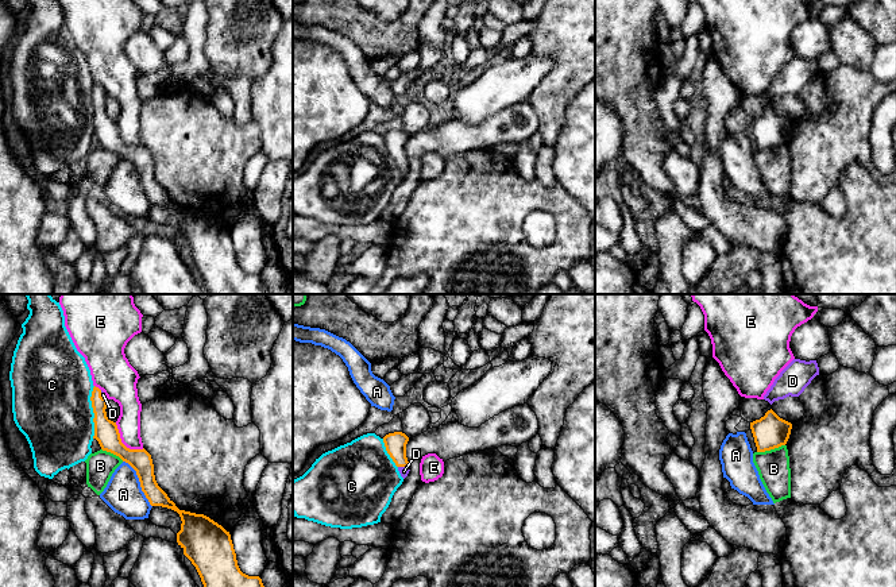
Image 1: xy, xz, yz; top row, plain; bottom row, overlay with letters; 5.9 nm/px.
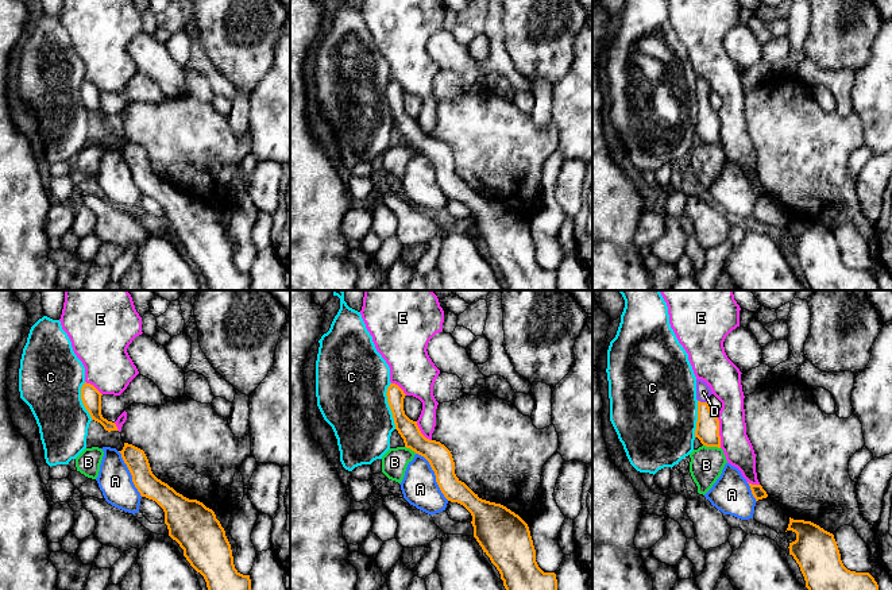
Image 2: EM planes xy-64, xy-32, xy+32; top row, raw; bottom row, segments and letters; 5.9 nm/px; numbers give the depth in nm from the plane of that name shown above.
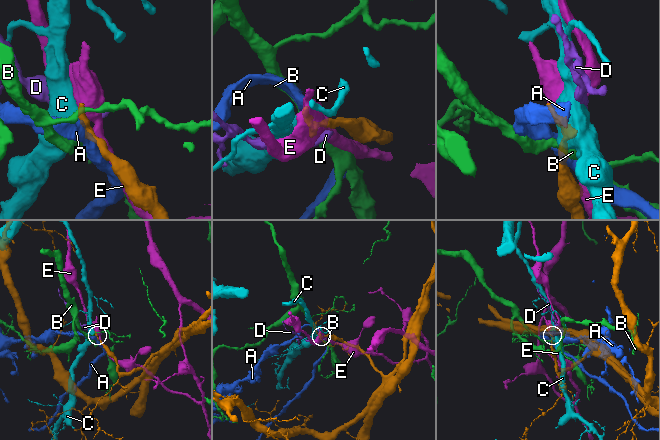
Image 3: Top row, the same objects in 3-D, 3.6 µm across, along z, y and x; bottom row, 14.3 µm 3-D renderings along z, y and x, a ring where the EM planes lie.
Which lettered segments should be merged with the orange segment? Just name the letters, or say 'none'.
D

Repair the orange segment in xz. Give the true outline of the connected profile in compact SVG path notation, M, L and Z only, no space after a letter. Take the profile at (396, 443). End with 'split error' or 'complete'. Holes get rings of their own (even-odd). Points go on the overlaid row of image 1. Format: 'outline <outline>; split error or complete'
outline M402 432L389 433L383 437L387 453L398 467L401 476L405 479L409 474L409 462L406 457L406 444L409 437Z; split error

